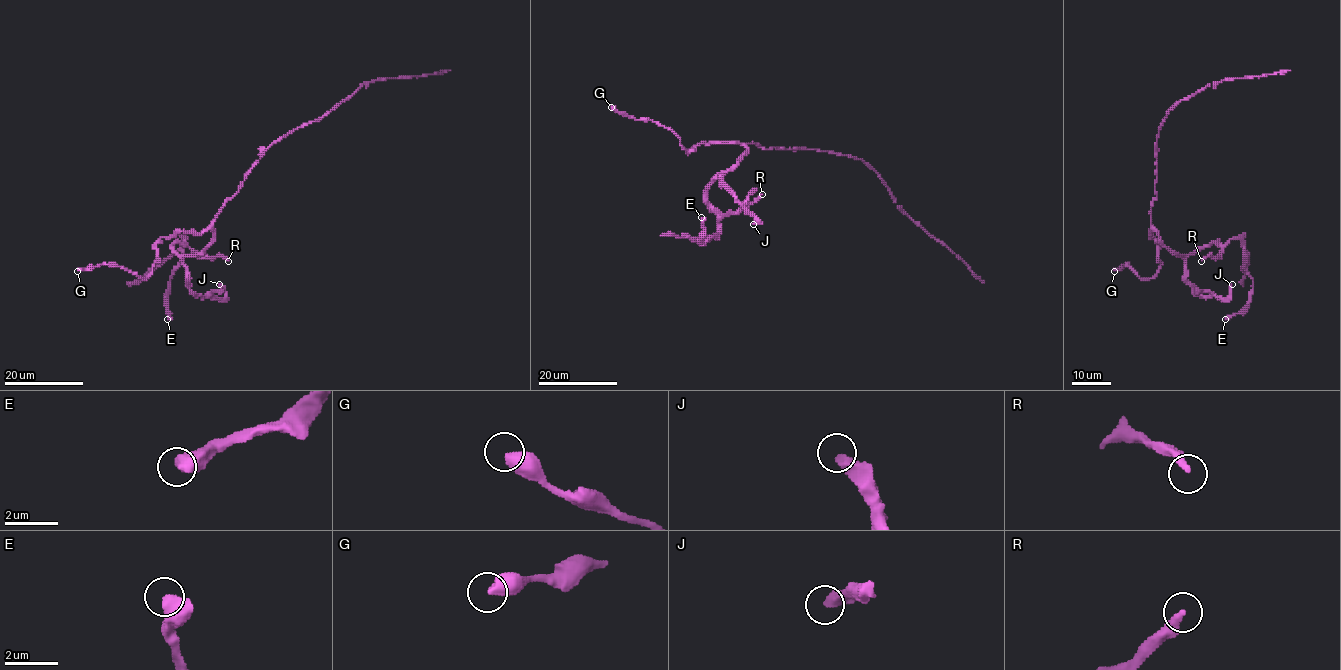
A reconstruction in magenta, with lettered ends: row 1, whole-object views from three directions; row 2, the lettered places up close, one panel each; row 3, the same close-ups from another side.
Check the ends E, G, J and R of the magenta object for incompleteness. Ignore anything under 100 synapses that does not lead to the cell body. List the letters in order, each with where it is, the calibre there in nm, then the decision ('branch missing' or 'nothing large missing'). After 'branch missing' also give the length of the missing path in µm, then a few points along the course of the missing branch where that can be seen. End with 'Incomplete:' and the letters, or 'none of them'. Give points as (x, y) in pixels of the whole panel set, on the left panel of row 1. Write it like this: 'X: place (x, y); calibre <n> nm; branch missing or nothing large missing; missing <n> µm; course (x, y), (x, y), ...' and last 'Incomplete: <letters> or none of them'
E: place (167, 319); calibre 650 nm; nothing large missing
G: place (77, 271); calibre 500 nm; nothing large missing
J: place (219, 284); calibre 420 nm; nothing large missing
R: place (228, 261); calibre 280 nm; nothing large missing
Incomplete: none of them

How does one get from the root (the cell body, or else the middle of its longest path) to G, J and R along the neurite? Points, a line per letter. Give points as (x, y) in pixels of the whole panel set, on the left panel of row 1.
G: (246, 178), (201, 232), (176, 232), (161, 238), (156, 245), (157, 262), (146, 280), (107, 264), (77, 271)
J: (246, 178), (213, 223), (214, 239), (200, 253), (182, 259), (192, 292), (223, 298), (225, 290), (219, 284)
R: (246, 178), (200, 253), (179, 255), (172, 245), (228, 261)

